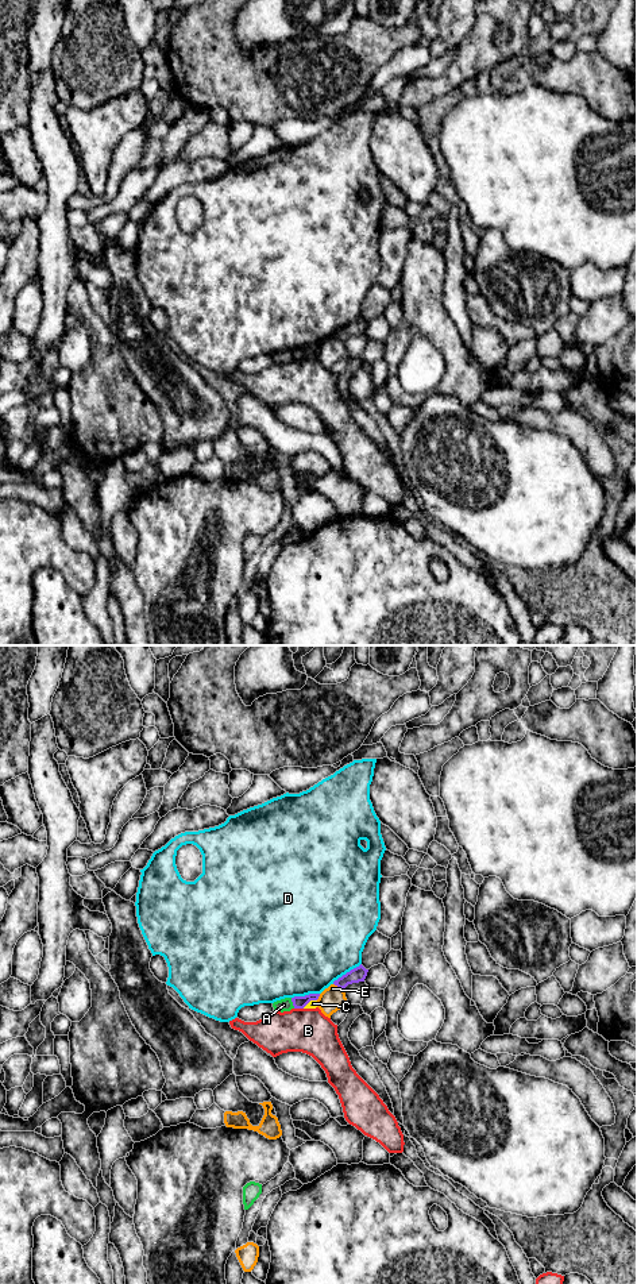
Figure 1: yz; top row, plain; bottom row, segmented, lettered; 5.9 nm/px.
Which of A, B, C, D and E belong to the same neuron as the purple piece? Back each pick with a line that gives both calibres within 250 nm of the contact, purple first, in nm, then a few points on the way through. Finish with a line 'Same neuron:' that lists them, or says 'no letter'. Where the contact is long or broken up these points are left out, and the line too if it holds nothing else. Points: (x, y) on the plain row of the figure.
Same neuron: no letter

